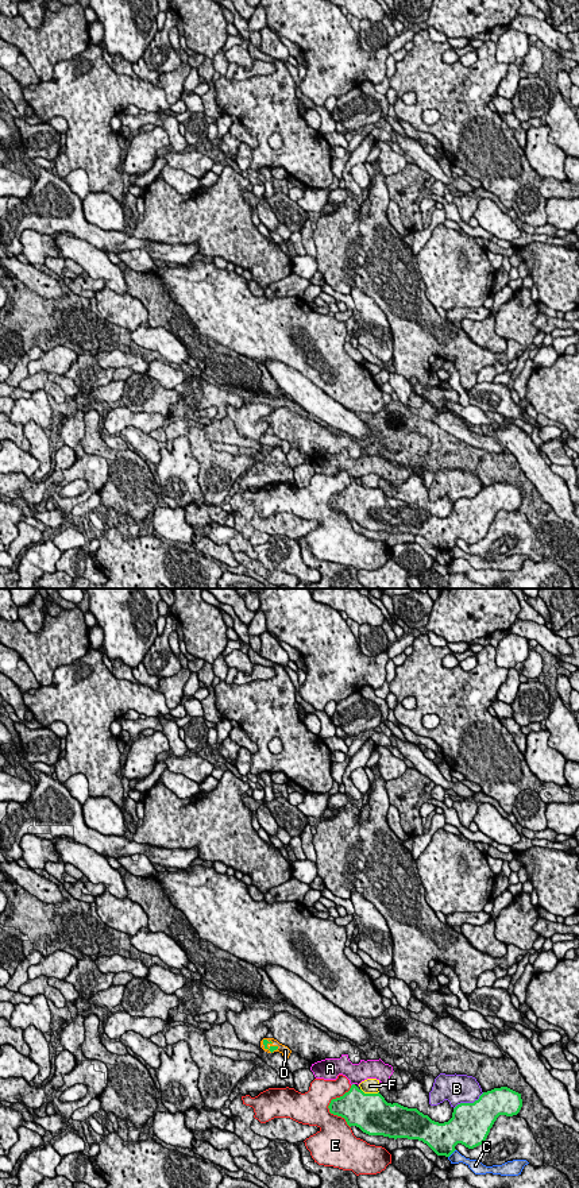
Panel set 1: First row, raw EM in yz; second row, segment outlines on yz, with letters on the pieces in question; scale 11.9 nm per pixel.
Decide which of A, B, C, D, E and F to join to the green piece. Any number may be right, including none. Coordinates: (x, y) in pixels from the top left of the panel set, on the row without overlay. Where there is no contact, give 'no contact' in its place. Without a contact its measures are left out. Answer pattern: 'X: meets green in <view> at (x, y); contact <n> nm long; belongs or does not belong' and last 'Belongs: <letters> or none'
A: meets green in yz at (352, 479); contact 60 nm long; does not belong
B: meets green in yz at (469, 498); contact 420 nm long; does not belong
C: meets green in yz at (452, 547); contact 140 nm long; does not belong
D: meets green in yz at (270, 438); contact 240 nm long; belongs
E: meets green in yz at (328, 502); contact 500 nm long; does not belong
F: meets green in yz at (370, 489); contact 220 nm long; does not belong
Belongs: D

